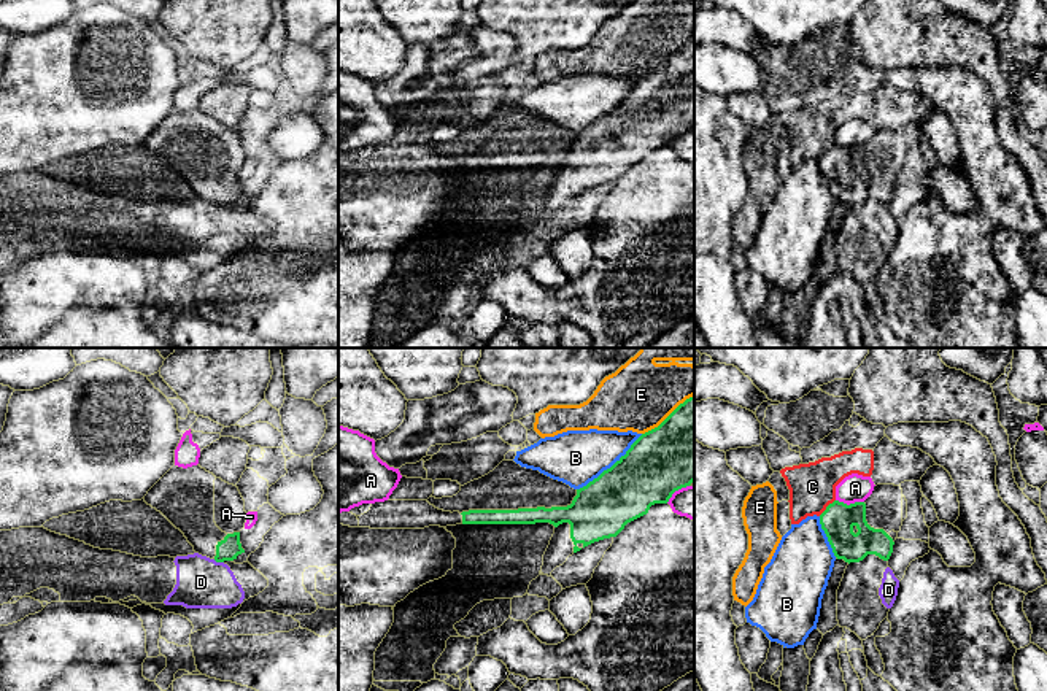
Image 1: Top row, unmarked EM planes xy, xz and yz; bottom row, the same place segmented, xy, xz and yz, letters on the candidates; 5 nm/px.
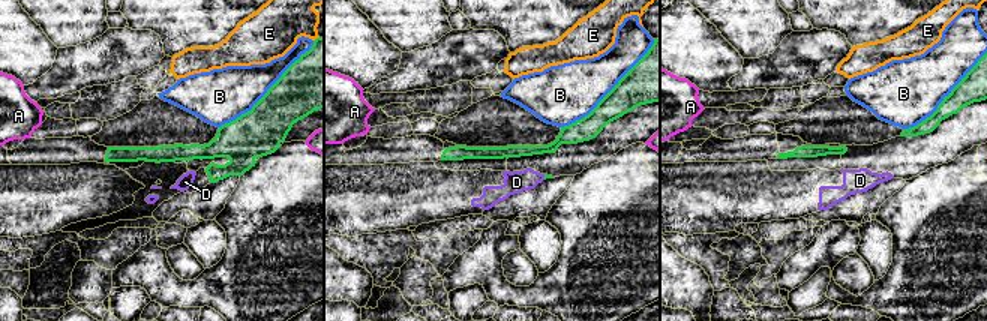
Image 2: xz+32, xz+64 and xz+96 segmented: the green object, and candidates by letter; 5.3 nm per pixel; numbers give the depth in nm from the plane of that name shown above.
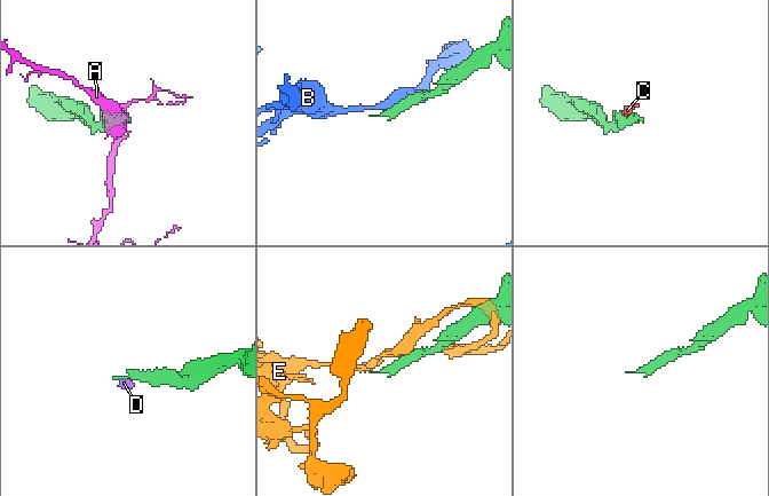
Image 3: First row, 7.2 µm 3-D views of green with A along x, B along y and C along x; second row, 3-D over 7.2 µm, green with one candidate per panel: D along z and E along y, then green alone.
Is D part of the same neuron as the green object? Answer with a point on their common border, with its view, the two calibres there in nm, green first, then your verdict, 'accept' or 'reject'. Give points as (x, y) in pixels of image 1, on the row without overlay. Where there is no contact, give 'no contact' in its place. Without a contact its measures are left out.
meets green in xy at (218, 205); 110 nm thick on the green side, 260 nm on the other; reject

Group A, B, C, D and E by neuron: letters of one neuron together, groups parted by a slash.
A / B / C E / D

